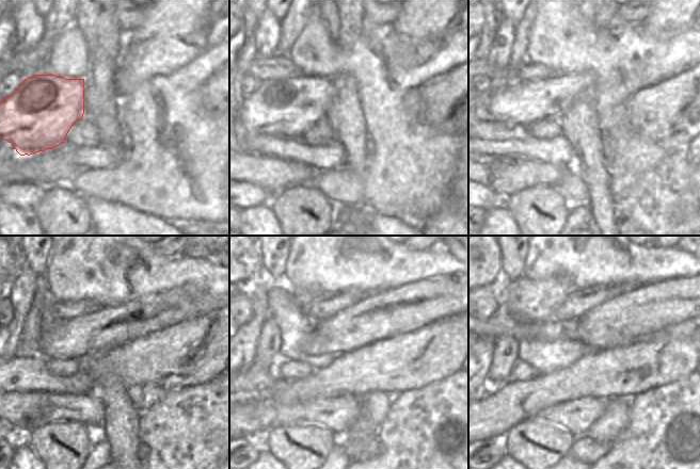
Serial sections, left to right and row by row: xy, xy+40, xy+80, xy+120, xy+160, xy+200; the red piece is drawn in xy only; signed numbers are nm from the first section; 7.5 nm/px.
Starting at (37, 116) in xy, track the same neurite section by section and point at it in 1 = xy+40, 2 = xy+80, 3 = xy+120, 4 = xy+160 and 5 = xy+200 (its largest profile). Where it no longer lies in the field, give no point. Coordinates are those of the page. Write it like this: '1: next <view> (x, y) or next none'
1: next xy+40 (281, 107)
2: next xy+80 (525, 102)
3: next xy+120 (108, 327)
4: next xy+160 (404, 309)
5: next xy+200 (654, 306)

